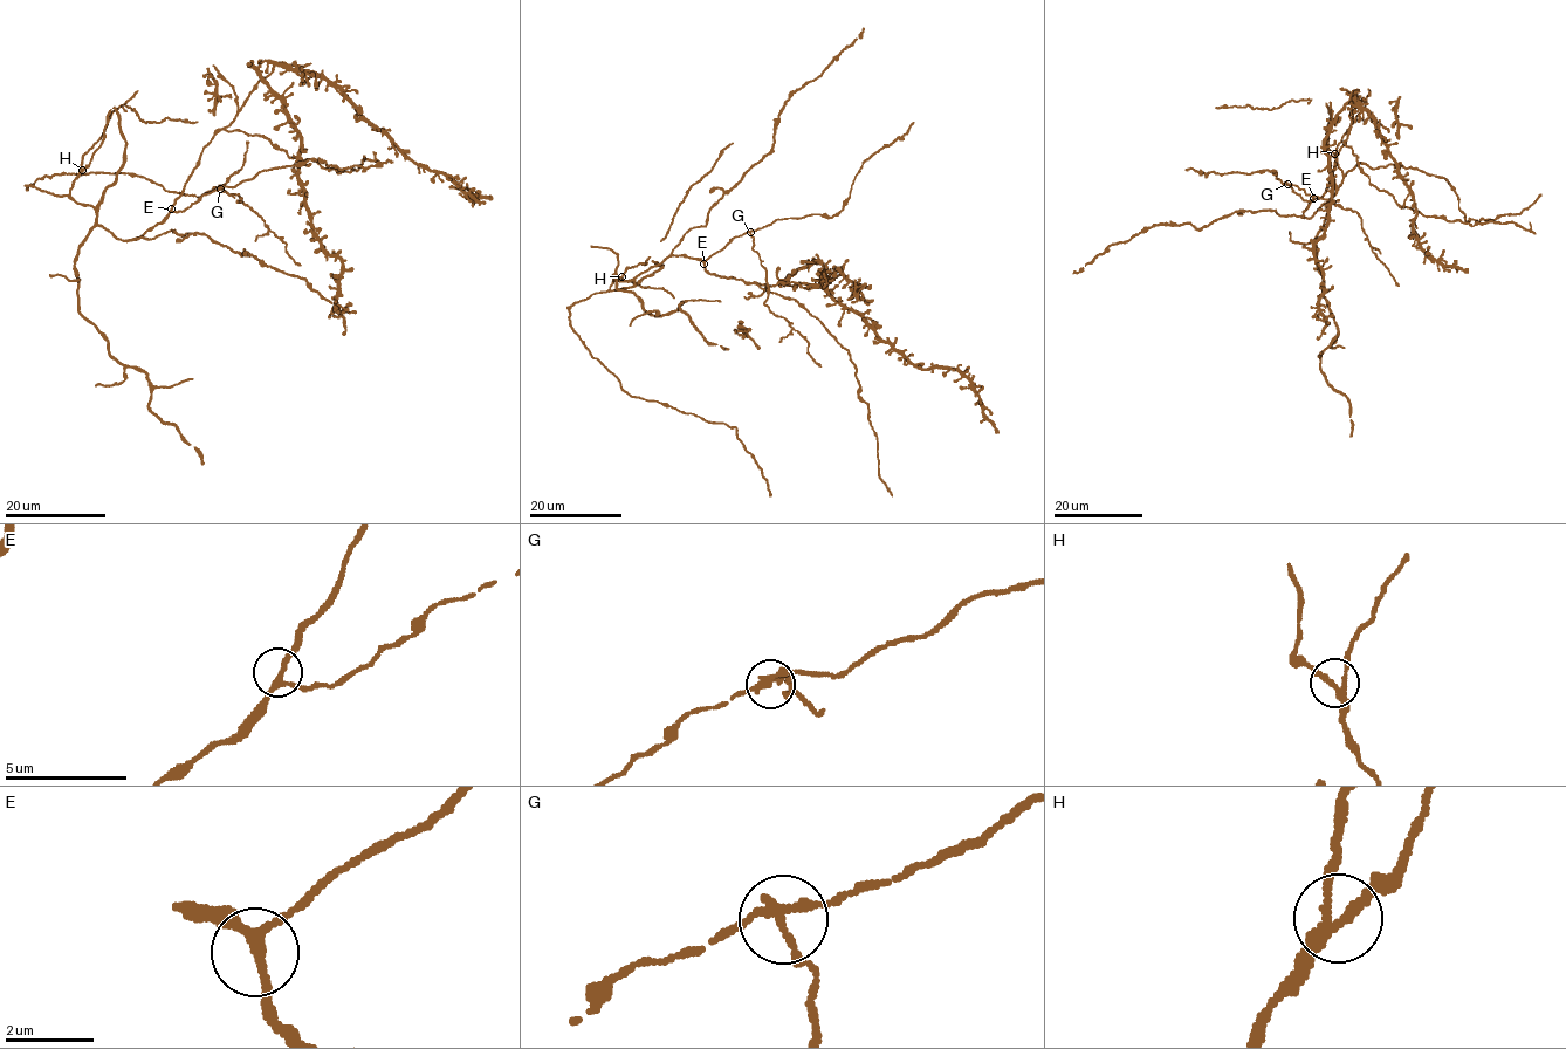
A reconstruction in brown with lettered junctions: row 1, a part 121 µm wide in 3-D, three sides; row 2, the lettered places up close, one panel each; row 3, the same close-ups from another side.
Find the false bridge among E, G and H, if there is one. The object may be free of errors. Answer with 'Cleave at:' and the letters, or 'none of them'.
Cleave at: G

